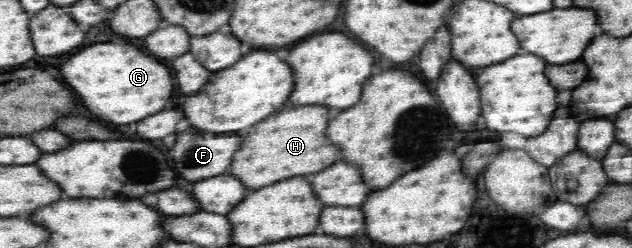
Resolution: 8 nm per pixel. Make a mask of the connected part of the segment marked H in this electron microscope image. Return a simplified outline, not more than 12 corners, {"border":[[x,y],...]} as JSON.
{"border":[[283,108],[251,126],[231,174],[259,190],[325,170],[329,110]]}

